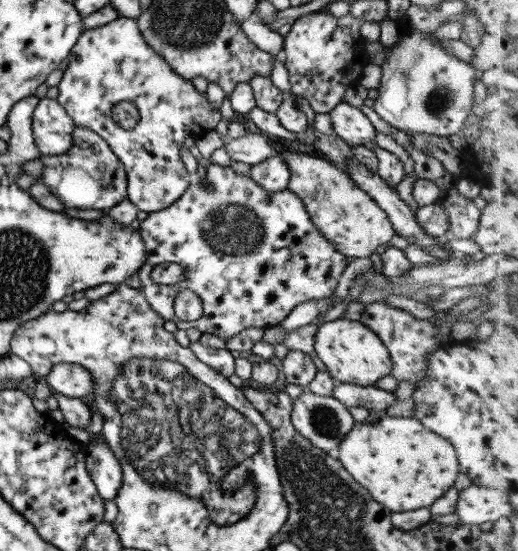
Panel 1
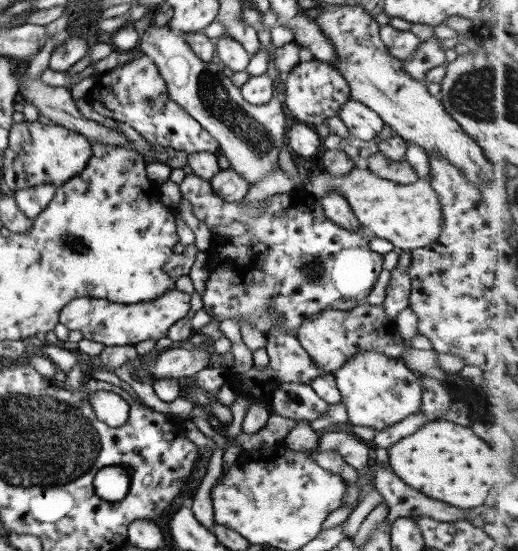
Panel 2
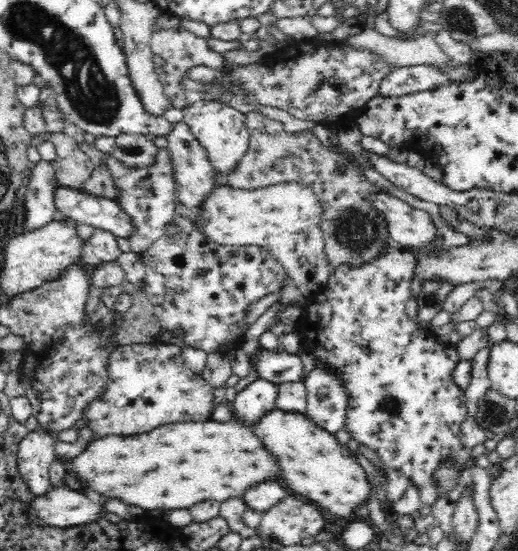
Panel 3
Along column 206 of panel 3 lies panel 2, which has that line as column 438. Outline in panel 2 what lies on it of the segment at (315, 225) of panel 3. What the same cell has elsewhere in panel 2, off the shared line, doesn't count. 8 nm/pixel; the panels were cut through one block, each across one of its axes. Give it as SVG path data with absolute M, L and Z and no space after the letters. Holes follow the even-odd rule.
M363 165L355 166L344 176L324 171L302 188L319 200L332 191L339 192L350 203L353 213L364 228L370 230L373 236L387 240L402 251L412 252L417 248L428 247L441 235L443 229L442 203L438 193L426 179L418 179L405 185L396 184L378 178Z

